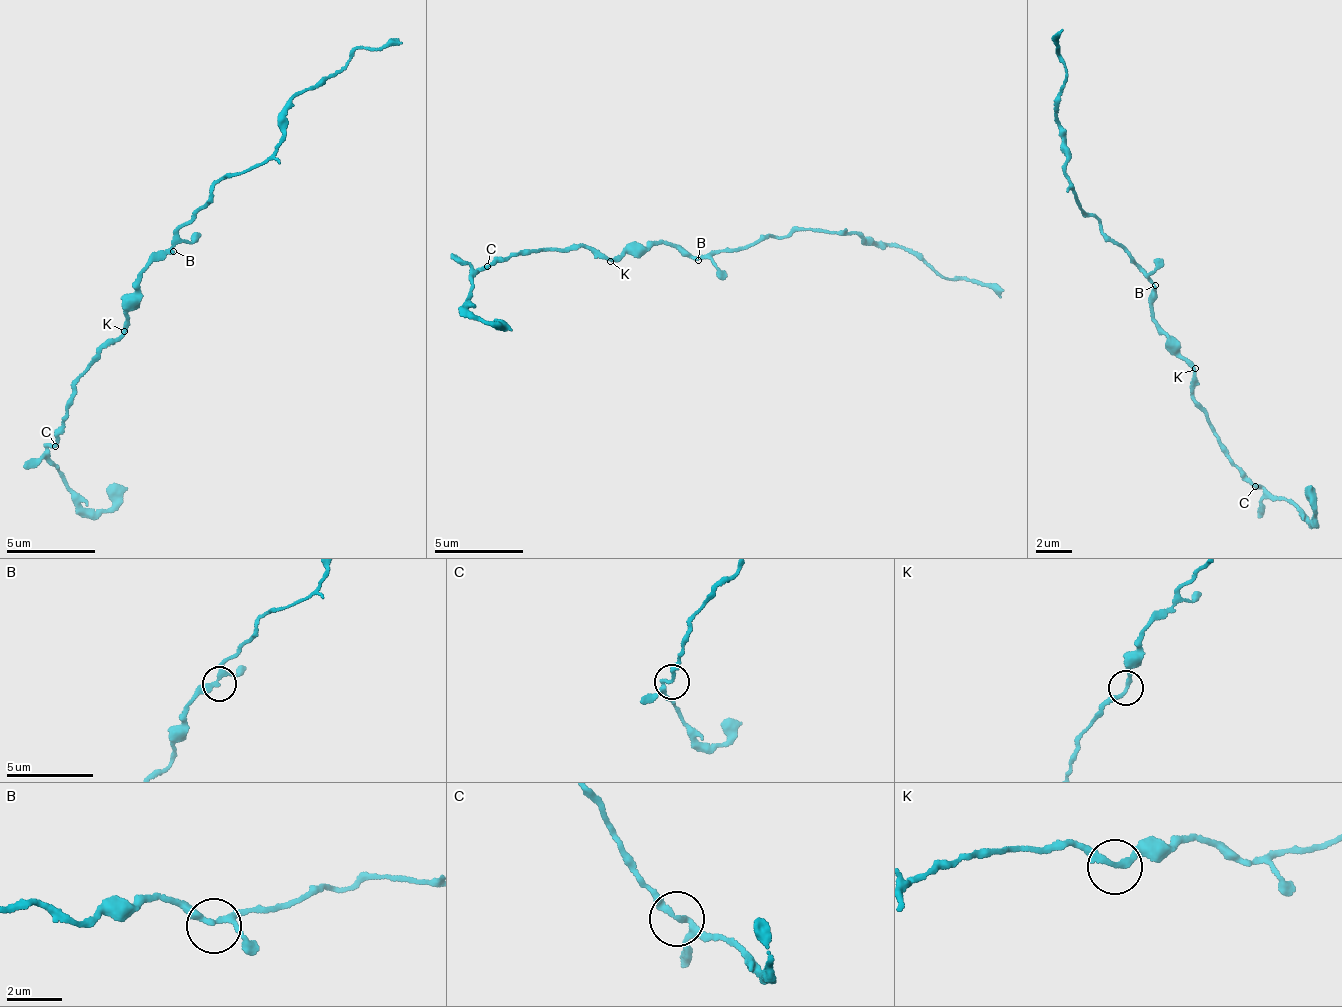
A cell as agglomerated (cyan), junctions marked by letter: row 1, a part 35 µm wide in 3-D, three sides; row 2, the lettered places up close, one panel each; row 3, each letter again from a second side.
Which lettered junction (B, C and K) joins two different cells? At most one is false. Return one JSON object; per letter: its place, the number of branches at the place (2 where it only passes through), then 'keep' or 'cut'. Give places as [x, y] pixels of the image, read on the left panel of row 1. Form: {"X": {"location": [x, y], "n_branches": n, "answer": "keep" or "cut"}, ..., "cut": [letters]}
{"B": {"location": [173, 251], "n_branches": 3, "answer": "keep"}, "C": {"location": [55, 446], "n_branches": 3, "answer": "keep"}, "K": {"location": [124, 331], "n_branches": 2, "answer": "keep"}, "cut": []}

